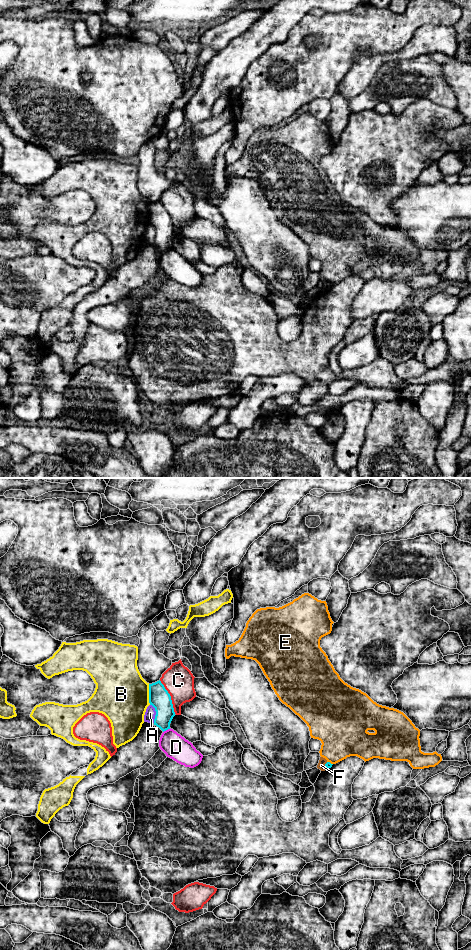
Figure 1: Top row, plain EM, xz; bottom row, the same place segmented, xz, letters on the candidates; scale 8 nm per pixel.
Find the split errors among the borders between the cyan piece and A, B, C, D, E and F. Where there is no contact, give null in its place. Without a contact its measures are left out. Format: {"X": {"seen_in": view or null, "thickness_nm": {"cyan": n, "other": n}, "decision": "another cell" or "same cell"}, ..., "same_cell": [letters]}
{"A": {"seen_in": "xz", "thickness_nm": {"cyan": 170, "other": 90}, "decision": "another cell"}, "B": {"seen_in": "xz", "thickness_nm": {"cyan": 170, "other": 440}, "decision": "another cell"}, "C": {"seen_in": "xz", "thickness_nm": {"cyan": 170, "other": 240}, "decision": "another cell"}, "D": {"seen_in": "xz", "thickness_nm": {"cyan": 170, "other": 200}, "decision": "another cell"}, "E": {"seen_in": "xz", "thickness_nm": {"cyan": 50, "other": 360}, "decision": "another cell"}, "F": {"seen_in": "xz", "thickness_nm": {"cyan": 50, "other": 60}, "decision": "another cell"}, "same_cell": []}

